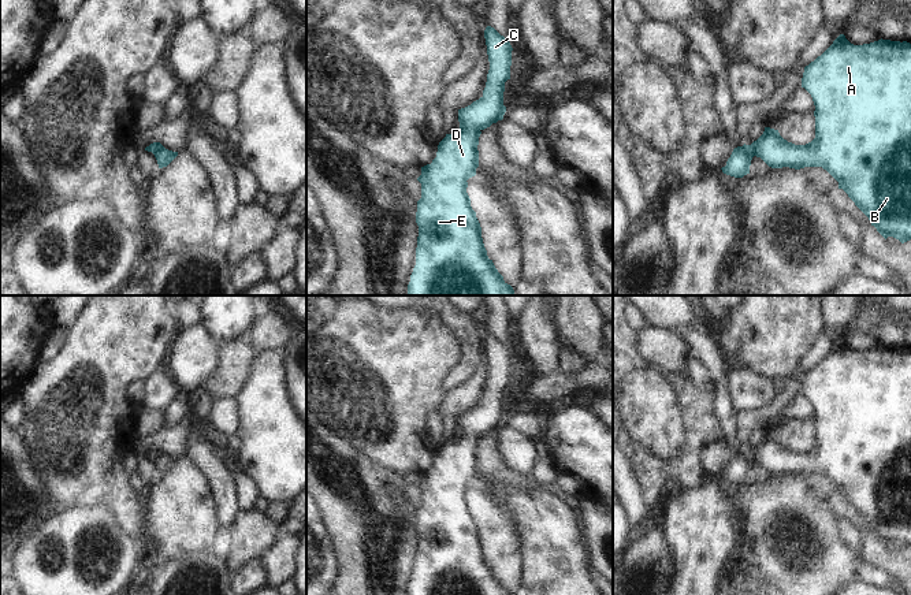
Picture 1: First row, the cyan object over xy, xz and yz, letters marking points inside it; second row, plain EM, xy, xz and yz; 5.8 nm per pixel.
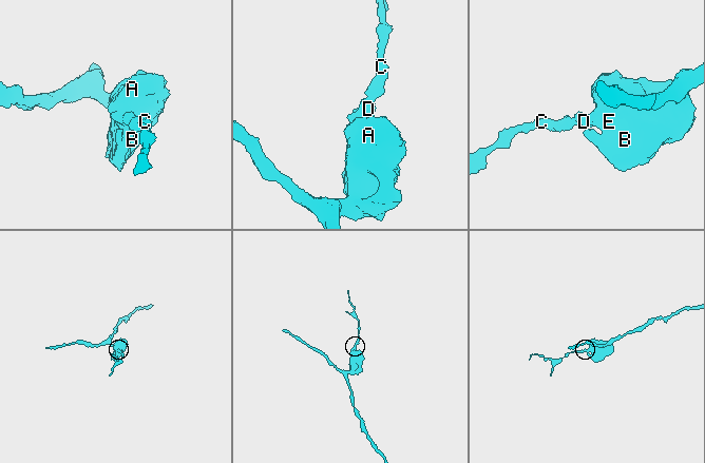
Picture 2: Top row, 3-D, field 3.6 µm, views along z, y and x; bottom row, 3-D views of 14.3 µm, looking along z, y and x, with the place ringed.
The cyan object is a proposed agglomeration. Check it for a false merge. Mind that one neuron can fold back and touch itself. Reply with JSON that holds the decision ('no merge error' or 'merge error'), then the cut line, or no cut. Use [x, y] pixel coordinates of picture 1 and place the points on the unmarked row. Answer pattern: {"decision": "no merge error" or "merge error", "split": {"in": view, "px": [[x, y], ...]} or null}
{"decision": "no merge error", "split": null}

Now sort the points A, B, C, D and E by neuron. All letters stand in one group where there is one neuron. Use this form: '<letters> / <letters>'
A B C D E

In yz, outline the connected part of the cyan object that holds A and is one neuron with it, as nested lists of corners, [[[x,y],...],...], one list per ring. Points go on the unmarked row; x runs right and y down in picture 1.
[[[844,341],[804,373],[802,394],[813,404],[815,445],[806,451],[784,446],[765,434],[751,451],[733,455],[722,479],[735,484],[750,480],[754,462],[771,475],[822,473],[837,488],[871,532],[886,546],[911,546],[911,350],[878,346],[854,352]]]

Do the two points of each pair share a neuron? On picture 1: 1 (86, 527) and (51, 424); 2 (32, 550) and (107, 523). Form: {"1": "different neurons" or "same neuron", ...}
{"1": "different neurons", "2": "same neuron"}

